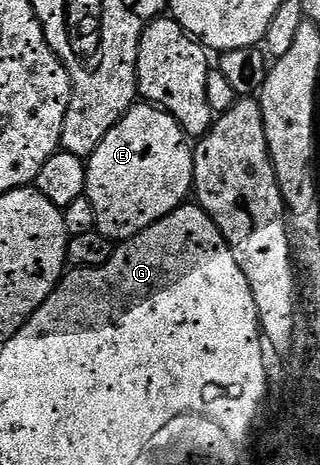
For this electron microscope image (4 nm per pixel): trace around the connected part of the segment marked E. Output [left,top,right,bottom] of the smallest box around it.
[84,101,193,241]

